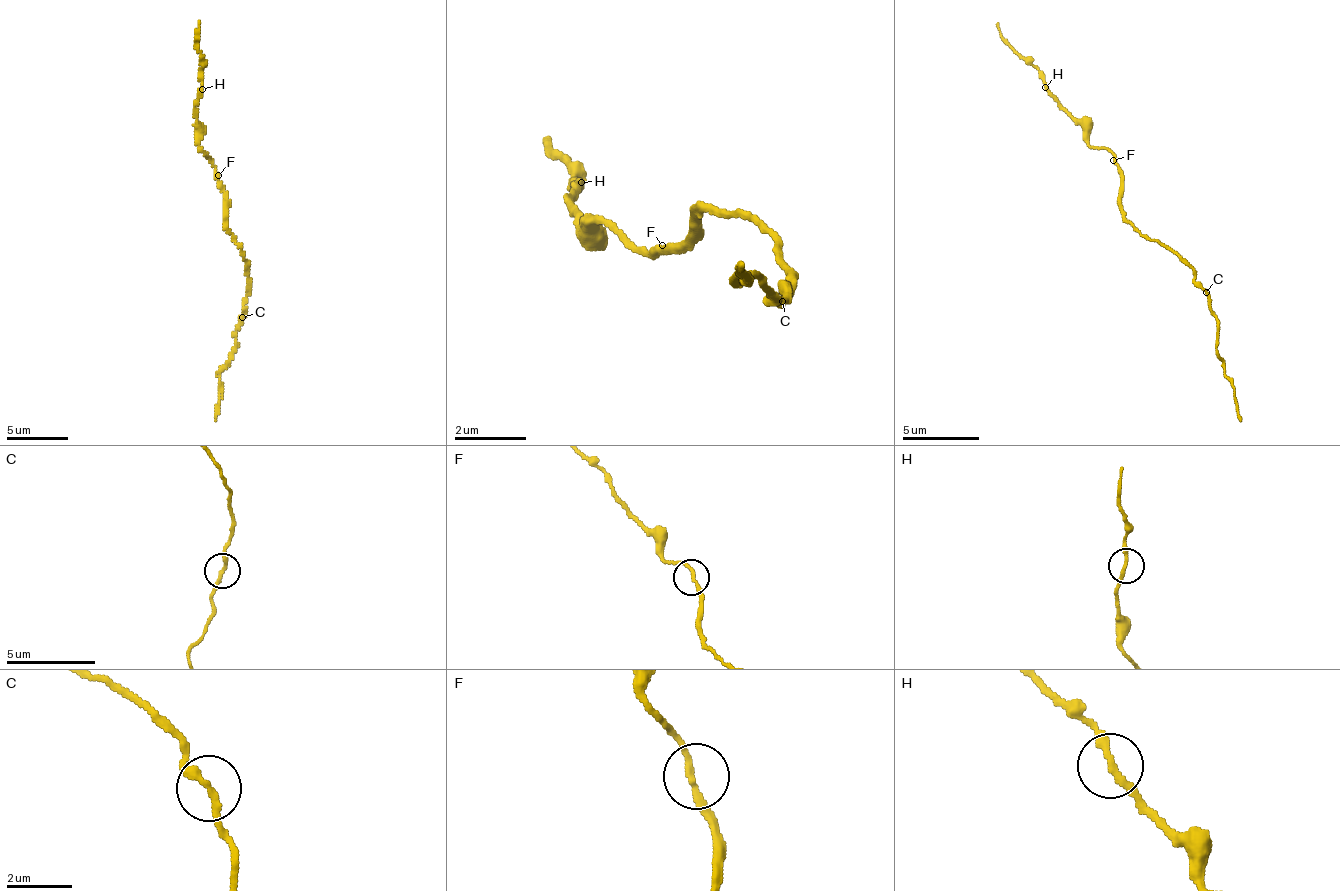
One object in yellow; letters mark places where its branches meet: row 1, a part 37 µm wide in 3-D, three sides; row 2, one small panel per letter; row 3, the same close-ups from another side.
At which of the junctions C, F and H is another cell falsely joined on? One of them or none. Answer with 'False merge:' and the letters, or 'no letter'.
False merge: no letter

